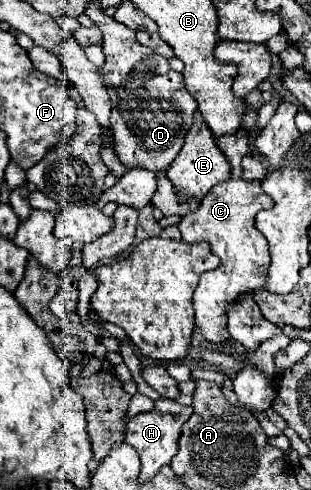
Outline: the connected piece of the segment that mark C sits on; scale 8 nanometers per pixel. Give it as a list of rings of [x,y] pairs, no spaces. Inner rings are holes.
[[[240,128],[236,134],[216,136],[216,146],[224,152],[232,166],[232,174],[226,182],[214,186],[198,204],[196,210],[190,210],[182,216],[178,228],[182,232],[182,240],[194,242],[210,242],[210,250],[220,258],[220,266],[216,270],[208,270],[200,276],[200,282],[194,290],[194,310],[196,310],[196,326],[200,328],[200,336],[208,342],[222,344],[230,340],[226,330],[226,304],[236,300],[242,292],[258,290],[264,286],[264,274],[270,264],[270,252],[266,238],[256,230],[254,216],[258,210],[272,208],[270,196],[262,190],[260,180],[244,180],[242,178],[242,158],[256,156],[250,144],[250,130]]]

